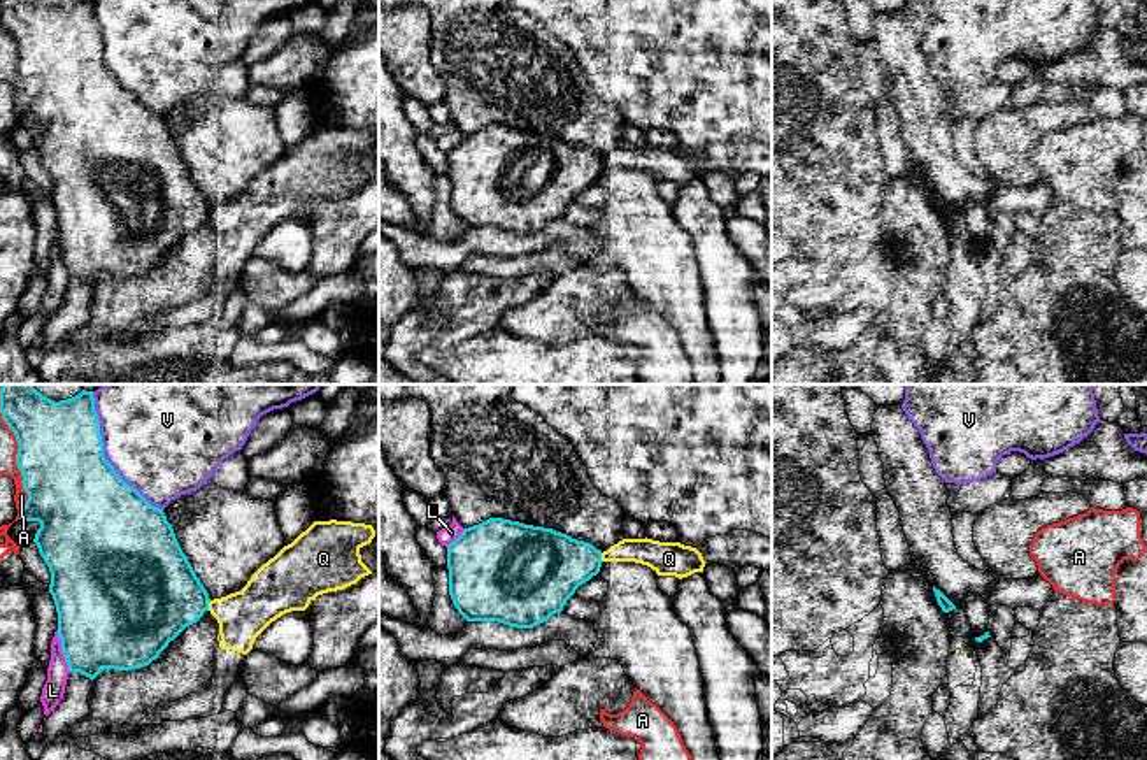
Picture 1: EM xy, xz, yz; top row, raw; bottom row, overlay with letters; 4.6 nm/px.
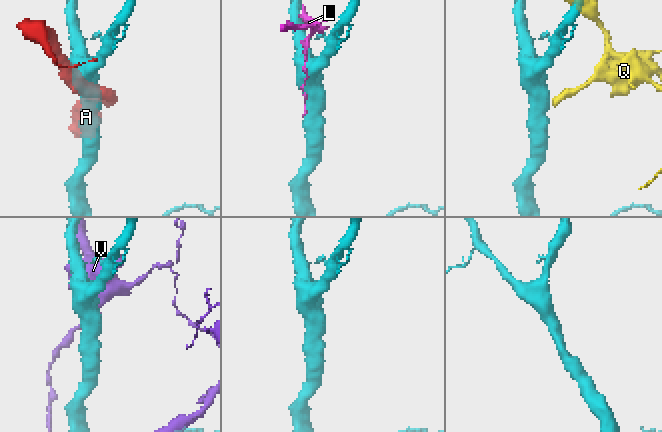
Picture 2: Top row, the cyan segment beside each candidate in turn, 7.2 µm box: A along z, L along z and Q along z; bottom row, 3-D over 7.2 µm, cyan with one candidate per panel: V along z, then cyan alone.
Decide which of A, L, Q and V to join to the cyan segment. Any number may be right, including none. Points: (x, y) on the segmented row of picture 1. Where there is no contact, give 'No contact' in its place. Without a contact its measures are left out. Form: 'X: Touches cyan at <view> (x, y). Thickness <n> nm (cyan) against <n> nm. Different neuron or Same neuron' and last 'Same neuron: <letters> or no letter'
A: Touches cyan at xy (18, 466). Thickness 400 nm (cyan) against 80 nm. Different neuron
L: Touches cyan at xy (62, 650). Thickness 440 nm (cyan) against 100 nm. Different neuron
Q: Touches cyan at xy (207, 606). Thickness 420 nm (cyan) against 220 nm. Different neuron
V: Touches cyan at xy (102, 455). Thickness 440 nm (cyan) against 460 nm. Different neuron
Same neuron: no letter

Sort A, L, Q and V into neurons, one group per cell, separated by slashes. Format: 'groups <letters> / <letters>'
groups A / L / Q / V

